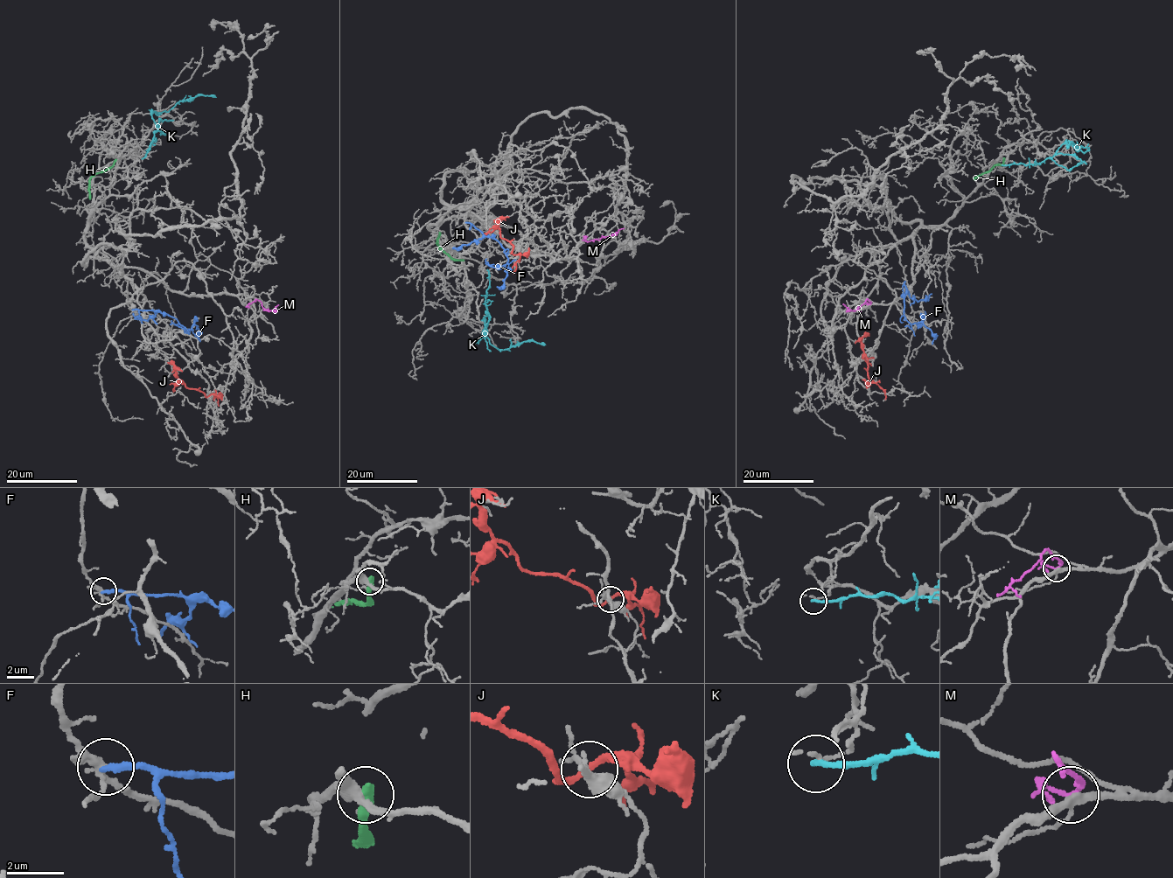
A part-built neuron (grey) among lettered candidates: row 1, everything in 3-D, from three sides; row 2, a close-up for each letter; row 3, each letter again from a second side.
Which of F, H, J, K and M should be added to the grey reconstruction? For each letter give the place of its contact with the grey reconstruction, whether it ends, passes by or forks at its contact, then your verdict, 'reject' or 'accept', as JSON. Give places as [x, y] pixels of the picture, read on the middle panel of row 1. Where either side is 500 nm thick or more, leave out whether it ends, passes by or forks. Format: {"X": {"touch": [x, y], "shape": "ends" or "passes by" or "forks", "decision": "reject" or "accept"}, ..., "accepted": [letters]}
{"F": {"touch": [466, 222], "shape": "ends", "decision": "reject"}, "H": {"touch": [462, 260], "shape": "ends", "decision": "reject"}, "J": {"touch": [514, 254], "shape": "passes by", "decision": "reject"}, "K": {"touch": [488, 270], "shape": "ends", "decision": "reject"}, "M": {"touch": [583, 240], "shape": "forks", "decision": "reject"}, "accepted": []}

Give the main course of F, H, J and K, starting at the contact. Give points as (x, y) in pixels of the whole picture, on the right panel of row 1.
F: (905, 282), (903, 312), (905, 319), (911, 324), (923, 323), (929, 328), (934, 337), (932, 344)
H: (1003, 159), (1002, 164), (994, 166), (974, 179)
J: (874, 382), (868, 373), (862, 339), (869, 333)
K: (1002, 164), (1039, 163), (1051, 156), (1063, 143), (1071, 143), (1085, 153), (1088, 149), (1071, 142), (1066, 149)

